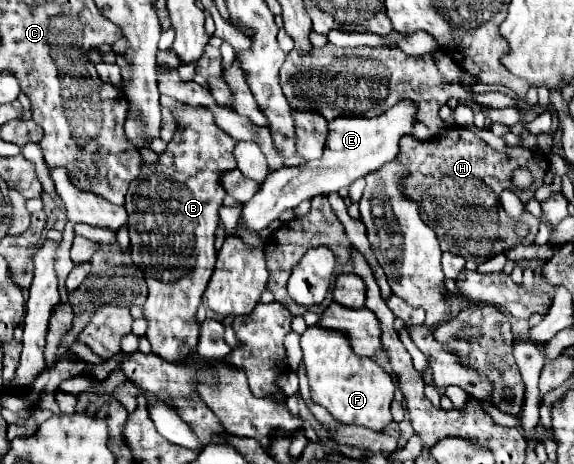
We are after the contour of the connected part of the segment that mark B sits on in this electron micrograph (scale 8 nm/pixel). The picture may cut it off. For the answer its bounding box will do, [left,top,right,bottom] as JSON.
[125,105,237,363]

